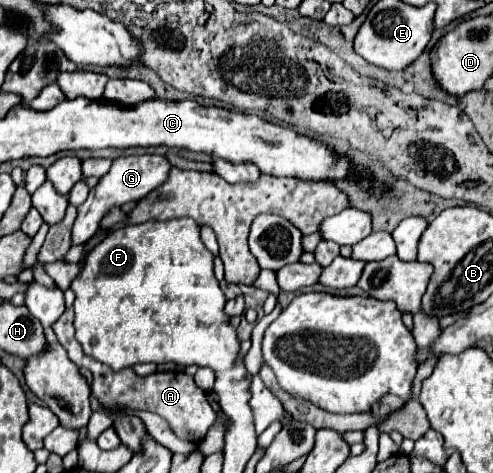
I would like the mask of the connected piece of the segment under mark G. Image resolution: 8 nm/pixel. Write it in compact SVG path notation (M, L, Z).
M139 155L139 157L117 157L113 159L113 165L109 173L105 173L99 183L89 191L89 197L85 203L77 207L77 219L73 225L73 245L85 243L93 237L93 233L99 229L101 219L113 209L121 207L129 201L139 201L147 193L151 193L155 187L163 185L169 179L171 163L163 155Z

